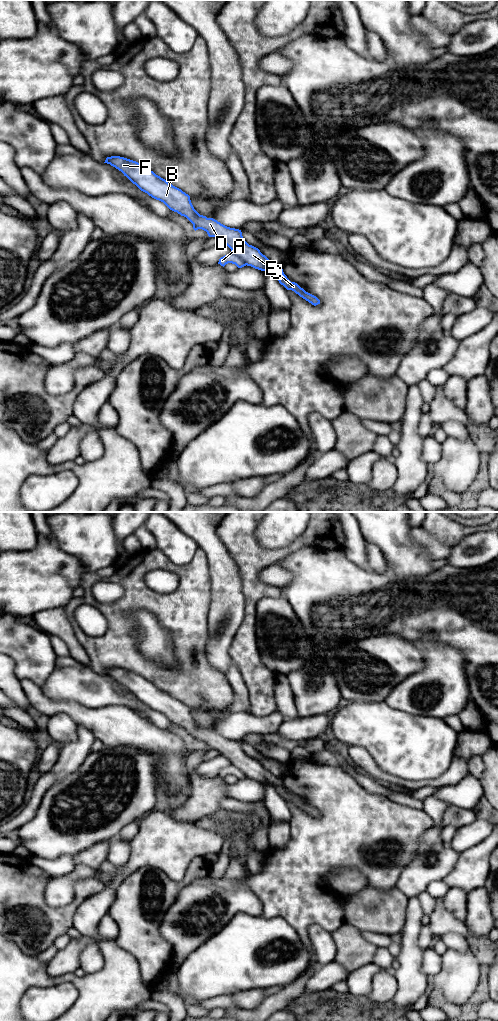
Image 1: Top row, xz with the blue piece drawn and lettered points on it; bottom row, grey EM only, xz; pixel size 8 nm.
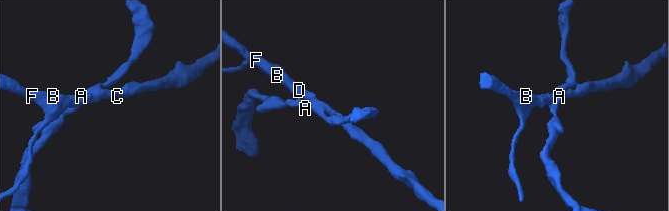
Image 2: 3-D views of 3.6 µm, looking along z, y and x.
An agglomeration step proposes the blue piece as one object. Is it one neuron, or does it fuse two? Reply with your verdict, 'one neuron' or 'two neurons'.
two neurons

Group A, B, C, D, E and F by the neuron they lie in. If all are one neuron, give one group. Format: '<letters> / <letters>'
A / B C D E F

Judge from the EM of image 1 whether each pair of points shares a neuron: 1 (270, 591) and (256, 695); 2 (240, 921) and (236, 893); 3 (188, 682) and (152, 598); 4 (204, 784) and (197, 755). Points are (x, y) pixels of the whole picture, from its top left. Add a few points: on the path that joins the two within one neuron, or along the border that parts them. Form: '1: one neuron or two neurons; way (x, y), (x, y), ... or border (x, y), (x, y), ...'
1: one neuron; way (250, 610), (248, 661), (251, 667)
2: two neurons; border (260, 915), (237, 913), (222, 929)
3: one neuron; way (188, 661), (188, 634), (173, 619)
4: one neuron; way (197, 778), (193, 774), (193, 762)

